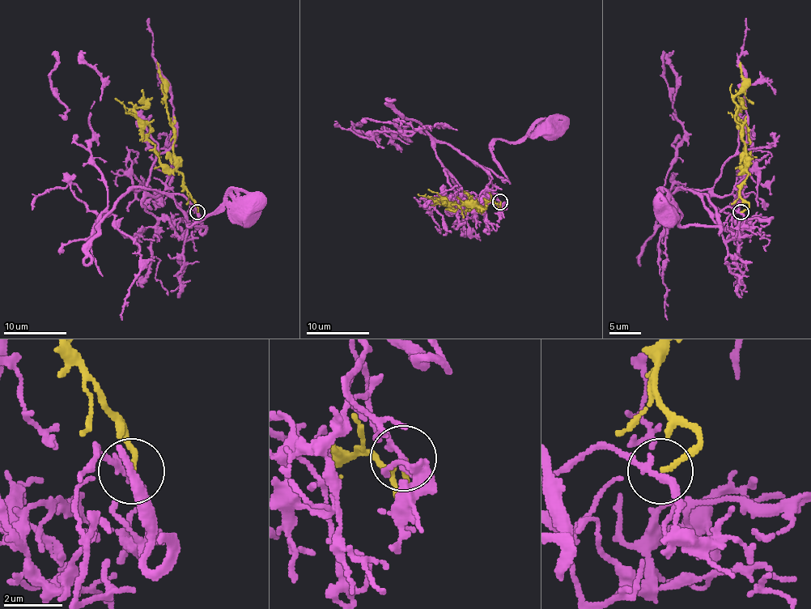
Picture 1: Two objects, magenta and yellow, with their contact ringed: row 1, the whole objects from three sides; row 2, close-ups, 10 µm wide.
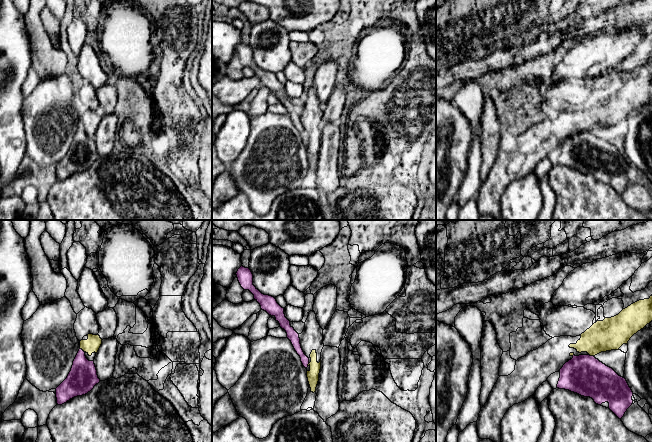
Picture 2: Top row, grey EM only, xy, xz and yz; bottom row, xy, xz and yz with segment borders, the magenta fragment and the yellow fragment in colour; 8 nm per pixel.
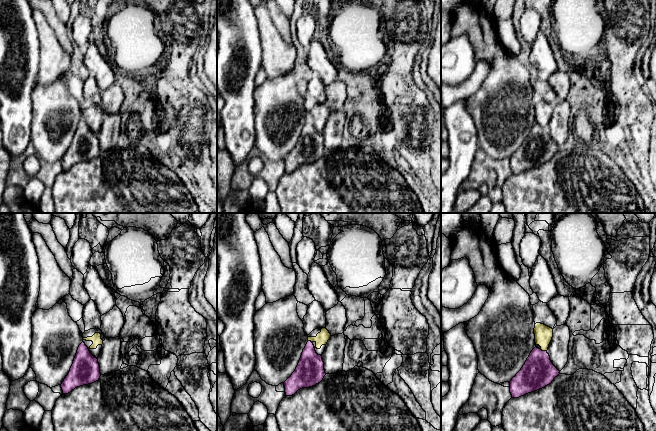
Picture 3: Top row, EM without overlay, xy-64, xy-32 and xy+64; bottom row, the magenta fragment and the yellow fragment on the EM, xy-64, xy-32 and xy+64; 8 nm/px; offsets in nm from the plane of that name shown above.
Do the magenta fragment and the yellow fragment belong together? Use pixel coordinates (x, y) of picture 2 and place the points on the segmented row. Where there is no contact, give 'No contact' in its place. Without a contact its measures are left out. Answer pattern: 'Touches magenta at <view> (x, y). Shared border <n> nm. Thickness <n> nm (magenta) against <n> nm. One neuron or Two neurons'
Touches magenta at xy (82, 350). Shared border 50 nm. Thickness 240 nm (magenta) against 120 nm. Two neurons

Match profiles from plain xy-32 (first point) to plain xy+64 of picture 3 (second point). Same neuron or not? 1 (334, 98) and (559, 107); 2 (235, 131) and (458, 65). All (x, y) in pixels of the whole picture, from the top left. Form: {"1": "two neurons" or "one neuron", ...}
{"1": "two neurons", "2": "one neuron"}

